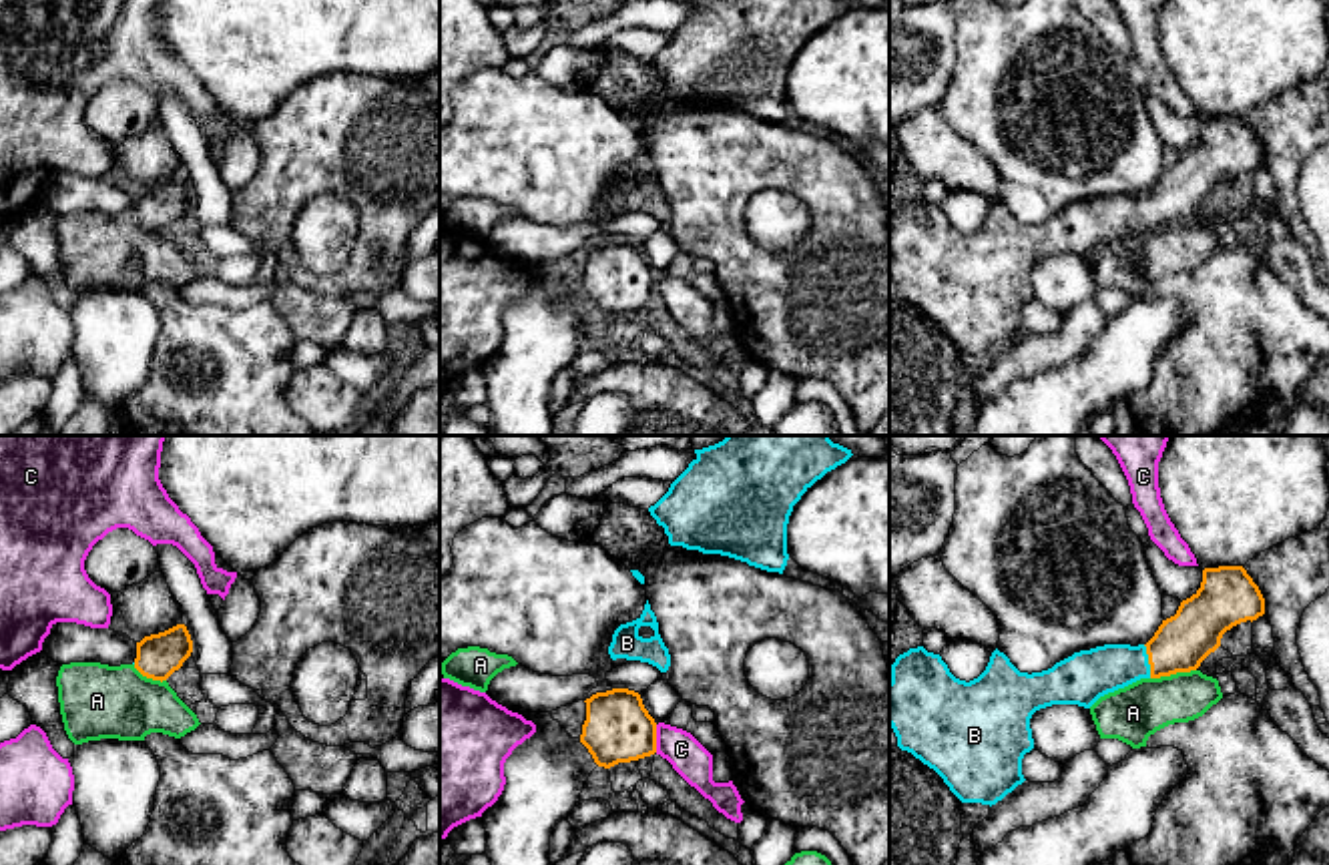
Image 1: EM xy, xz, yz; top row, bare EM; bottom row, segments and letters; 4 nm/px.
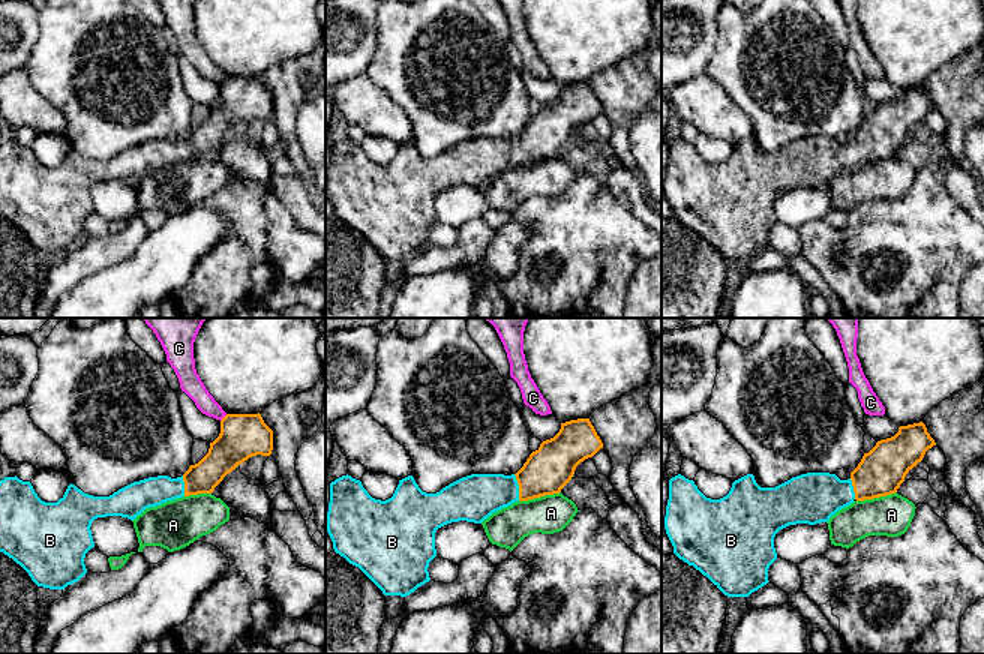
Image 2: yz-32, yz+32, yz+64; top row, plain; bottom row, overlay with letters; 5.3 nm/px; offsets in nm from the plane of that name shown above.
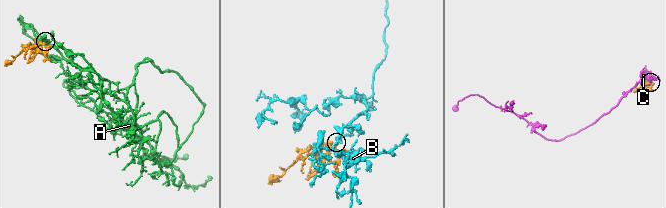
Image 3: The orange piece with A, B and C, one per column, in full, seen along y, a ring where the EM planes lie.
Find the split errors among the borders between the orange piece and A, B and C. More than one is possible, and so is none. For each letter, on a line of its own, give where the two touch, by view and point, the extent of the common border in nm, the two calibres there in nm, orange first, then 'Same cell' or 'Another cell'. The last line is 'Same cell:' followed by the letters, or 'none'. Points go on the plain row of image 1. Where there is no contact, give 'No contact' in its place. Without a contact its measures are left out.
A: Touches orange at yz (1173, 223). Shared border 190 nm. Thickness 220 nm (orange) against 220 nm. Another cell
B: Touches orange at yz (1149, 211). Shared border 140 nm. Thickness 220 nm (orange) against 200 nm. Same cell
C: Touches orange at xz (655, 290). Shared border 110 nm. Thickness 280 nm (orange) against 150 nm. Another cell
Same cell: B

